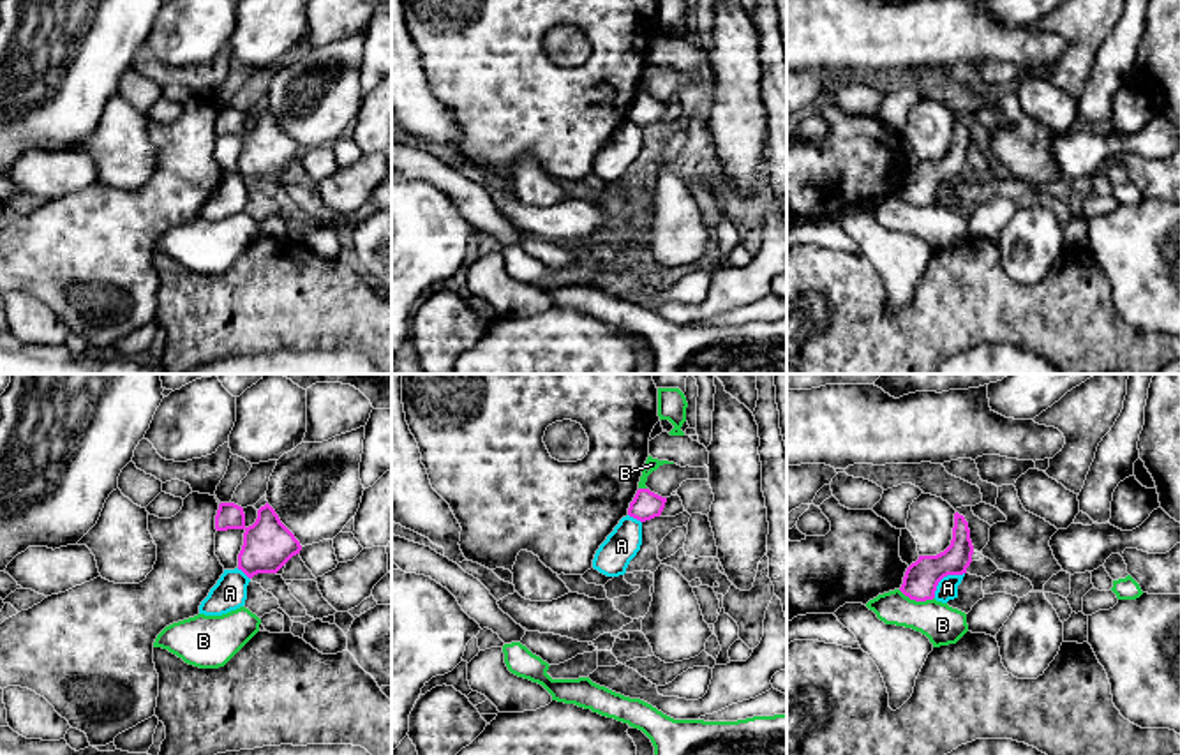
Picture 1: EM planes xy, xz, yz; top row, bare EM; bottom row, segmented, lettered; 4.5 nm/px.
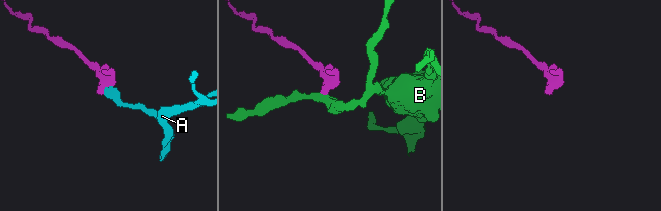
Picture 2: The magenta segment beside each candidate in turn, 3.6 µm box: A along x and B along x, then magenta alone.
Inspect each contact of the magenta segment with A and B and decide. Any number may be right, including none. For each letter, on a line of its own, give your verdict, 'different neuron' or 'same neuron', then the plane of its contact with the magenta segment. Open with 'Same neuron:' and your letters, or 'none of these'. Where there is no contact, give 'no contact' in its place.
Same neuron: none of these
A: different neuron; contact in yz
B: different neuron; contact in yz

